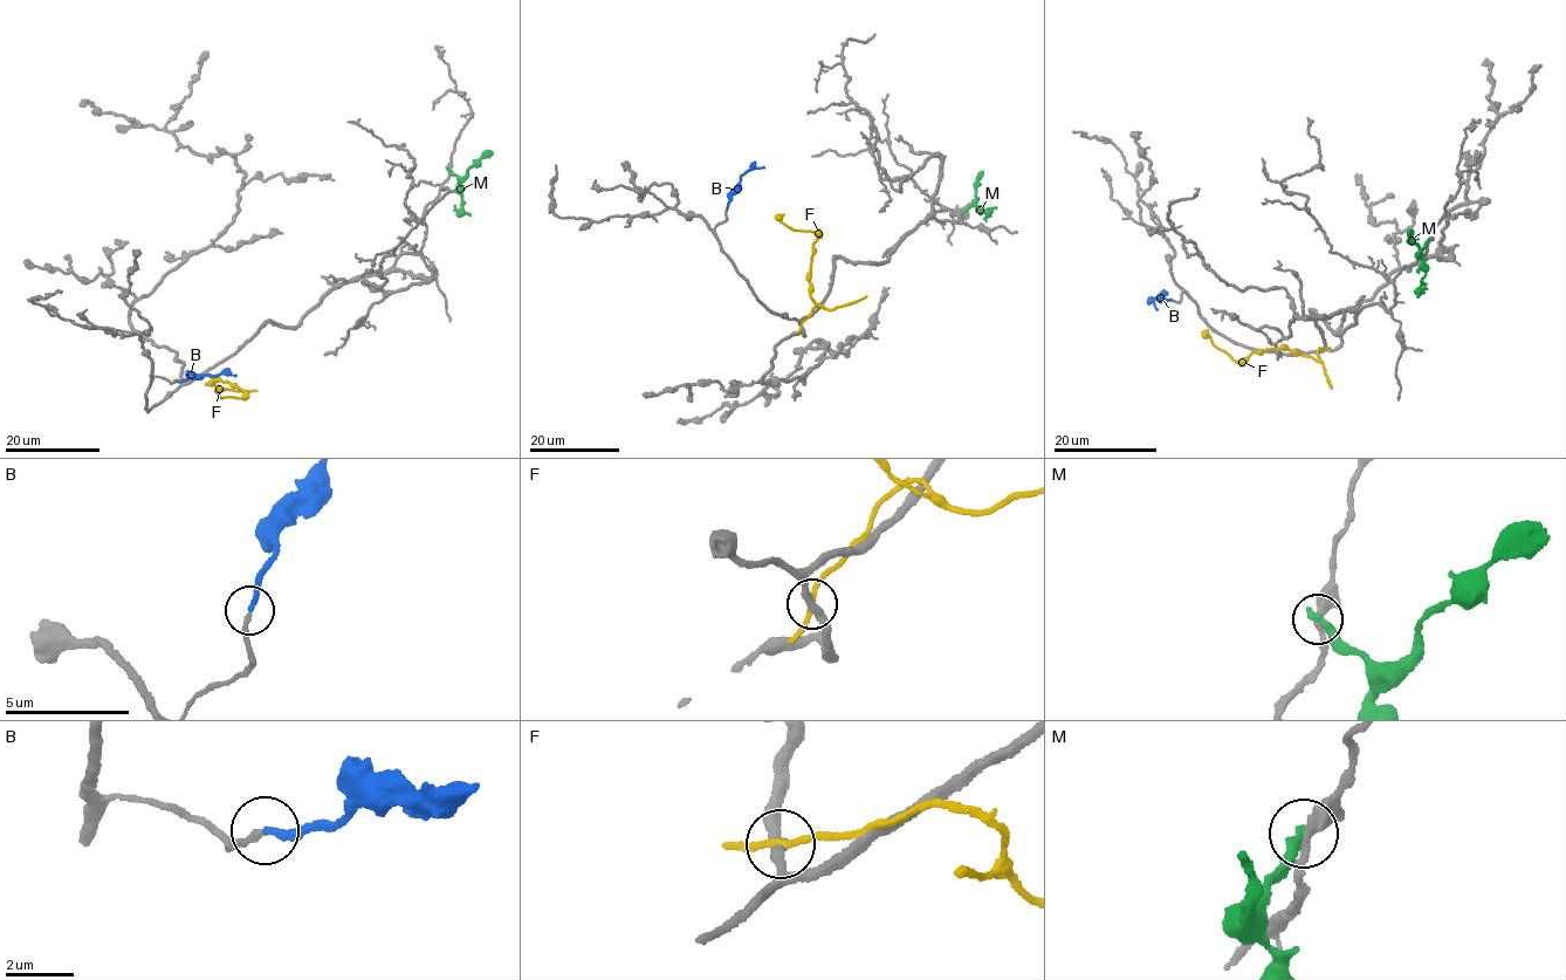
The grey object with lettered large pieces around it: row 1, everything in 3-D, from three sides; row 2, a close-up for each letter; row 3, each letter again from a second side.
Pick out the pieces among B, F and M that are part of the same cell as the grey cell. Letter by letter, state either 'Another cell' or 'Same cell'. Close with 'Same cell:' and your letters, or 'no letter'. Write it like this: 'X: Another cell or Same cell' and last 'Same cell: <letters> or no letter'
B: Same cell
F: Another cell
M: Another cell
Same cell: B

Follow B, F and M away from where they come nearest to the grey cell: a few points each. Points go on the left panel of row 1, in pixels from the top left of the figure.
B: (176, 381), (207, 374), (237, 376)
F: (181, 379), (207, 374), (212, 378), (206, 384), (227, 382), (244, 392), (240, 398), (220, 397), (218, 388)
M: (448, 169), (462, 177), (474, 162), (490, 150)

